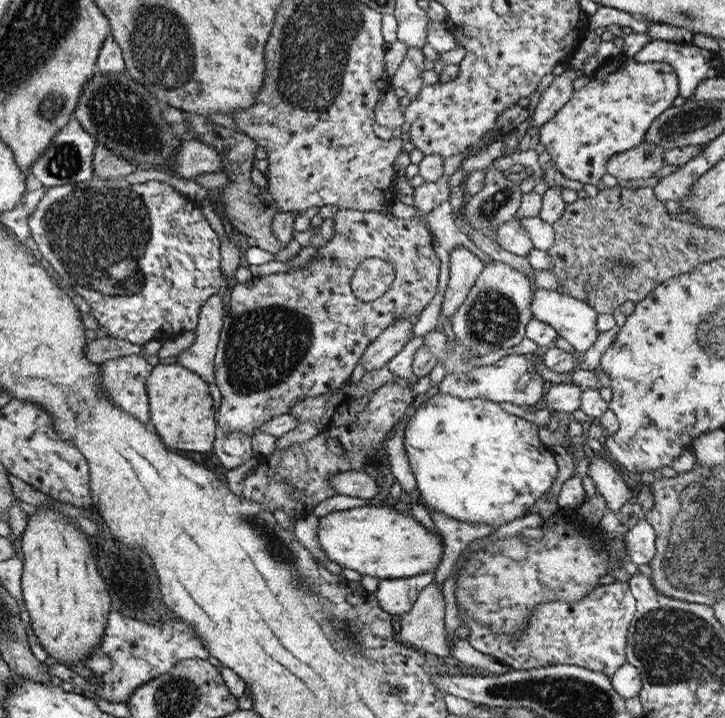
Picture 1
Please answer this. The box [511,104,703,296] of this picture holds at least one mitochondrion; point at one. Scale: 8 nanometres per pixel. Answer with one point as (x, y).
(619, 268)

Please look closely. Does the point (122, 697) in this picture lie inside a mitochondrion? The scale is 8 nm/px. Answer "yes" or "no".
no

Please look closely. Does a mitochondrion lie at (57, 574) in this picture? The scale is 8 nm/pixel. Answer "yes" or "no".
no

